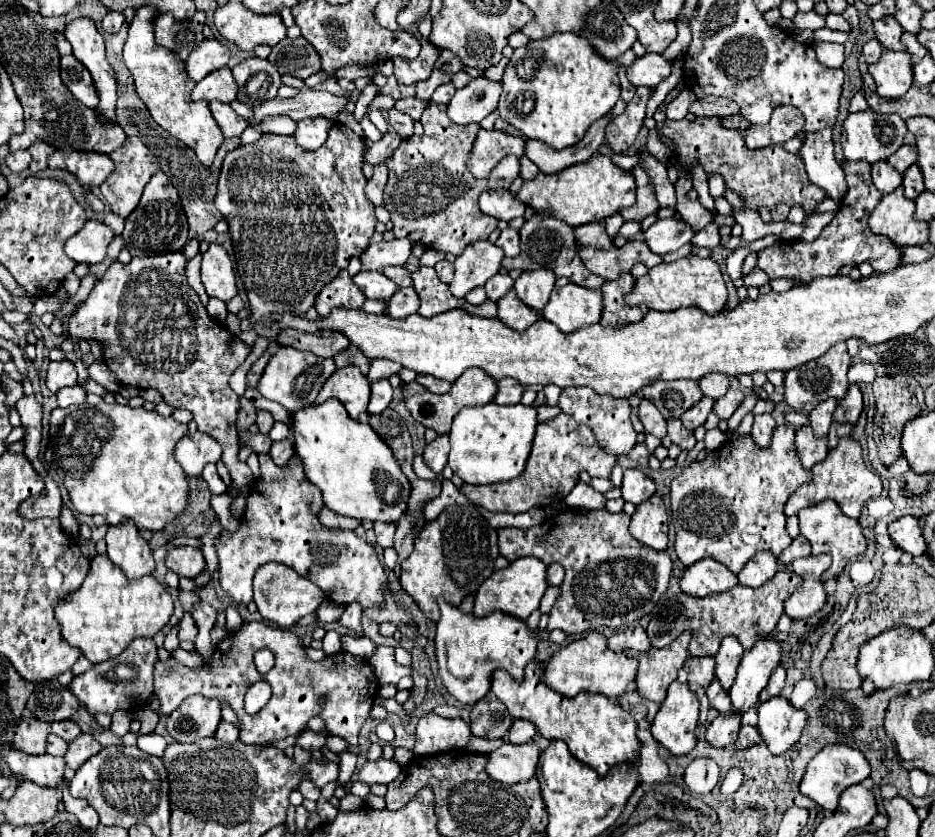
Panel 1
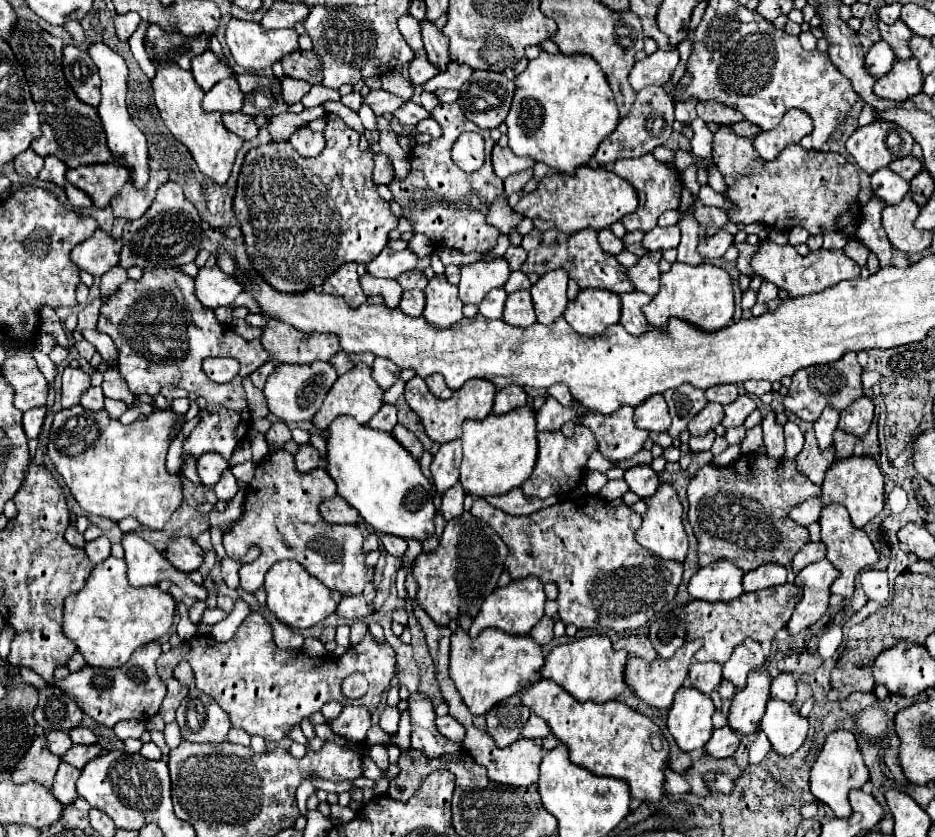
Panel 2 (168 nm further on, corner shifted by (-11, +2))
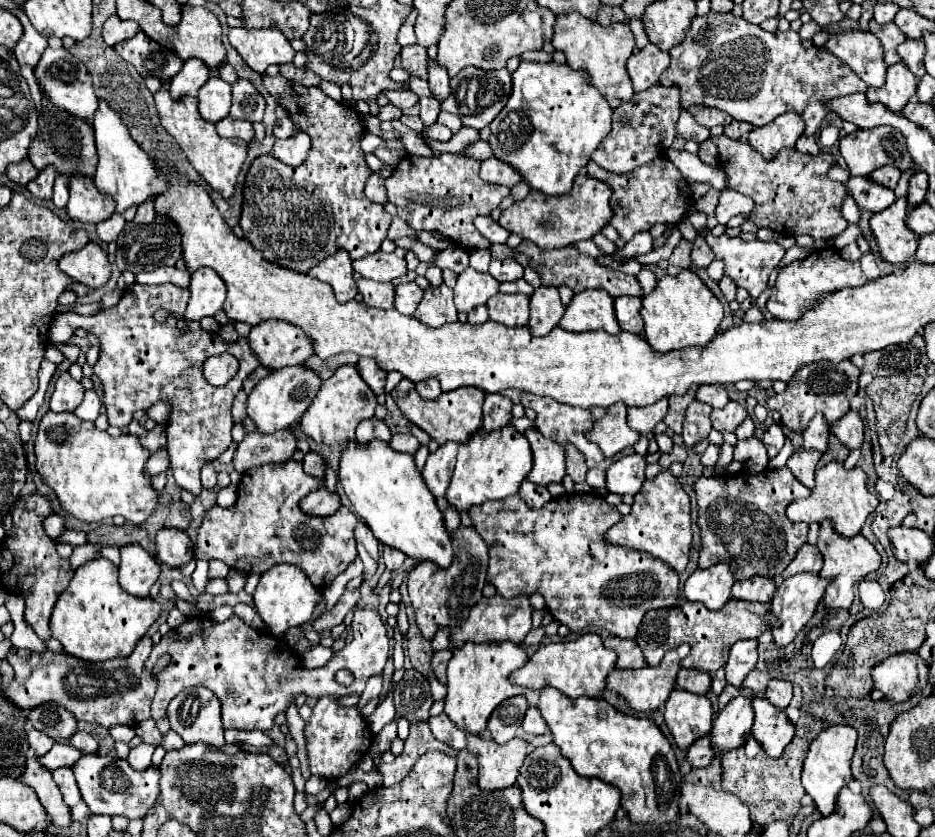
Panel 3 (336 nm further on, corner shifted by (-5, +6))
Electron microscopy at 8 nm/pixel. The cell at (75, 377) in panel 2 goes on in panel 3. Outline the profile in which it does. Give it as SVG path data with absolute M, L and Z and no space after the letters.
M62 372L56 380L56 388L50 398L50 410L74 412L82 402L82 398L84 398L84 386L78 380L74 380L68 372Z

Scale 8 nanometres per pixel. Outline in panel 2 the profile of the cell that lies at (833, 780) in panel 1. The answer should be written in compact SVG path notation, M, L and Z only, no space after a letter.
M836 730L828 734L818 760L814 762L810 770L810 792L824 804L832 808L836 818L848 818L852 808L848 804L848 792L854 788L862 788L862 784L868 782L868 768L864 766L864 760L860 756L856 738L848 730Z

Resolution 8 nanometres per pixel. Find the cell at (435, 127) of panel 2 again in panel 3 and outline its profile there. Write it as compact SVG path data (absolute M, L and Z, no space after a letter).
M436 122L436 124L432 124L432 128L424 128L424 136L432 138L432 140L438 140L438 142L444 142L444 140L452 138L452 132L450 132L450 128Z

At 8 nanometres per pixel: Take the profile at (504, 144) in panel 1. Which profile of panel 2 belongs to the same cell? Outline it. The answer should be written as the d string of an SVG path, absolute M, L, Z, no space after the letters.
M498 144L492 150L492 166L498 178L508 178L516 172L528 170L534 166L534 160L526 160L520 156L512 156L510 148L500 148Z

